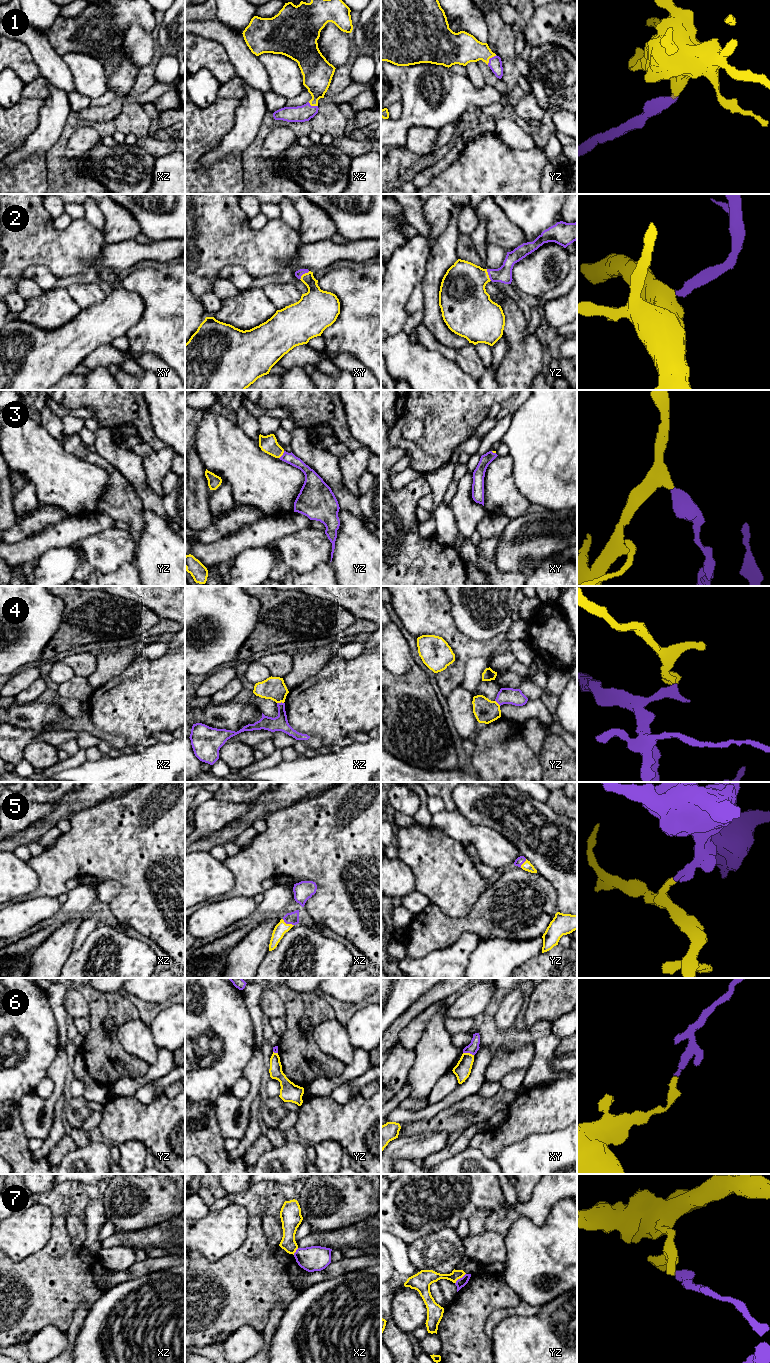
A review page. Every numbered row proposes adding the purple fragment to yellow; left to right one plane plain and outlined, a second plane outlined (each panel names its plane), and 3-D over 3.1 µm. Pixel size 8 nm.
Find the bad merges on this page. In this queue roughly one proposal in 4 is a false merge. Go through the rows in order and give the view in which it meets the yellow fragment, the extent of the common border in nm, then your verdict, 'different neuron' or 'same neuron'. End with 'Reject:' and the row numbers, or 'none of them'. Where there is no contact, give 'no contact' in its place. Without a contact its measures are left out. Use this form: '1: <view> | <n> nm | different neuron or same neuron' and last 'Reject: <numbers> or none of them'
1: yz | 110 nm | same neuron
2: yz | 100 nm | same neuron
3: yz | 80 nm | same neuron
4: xz | 60 nm | different neuron
5: xz | 110 nm | same neuron
6: xy | 90 nm | different neuron
7: yz | 120 nm | different neuron
Reject: 4, 6, 7

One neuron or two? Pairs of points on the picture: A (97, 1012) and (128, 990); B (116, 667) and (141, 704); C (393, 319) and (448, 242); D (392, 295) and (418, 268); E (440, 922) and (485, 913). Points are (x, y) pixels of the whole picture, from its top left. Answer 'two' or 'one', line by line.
A: two
B: two
C: two
D: one
E: one

